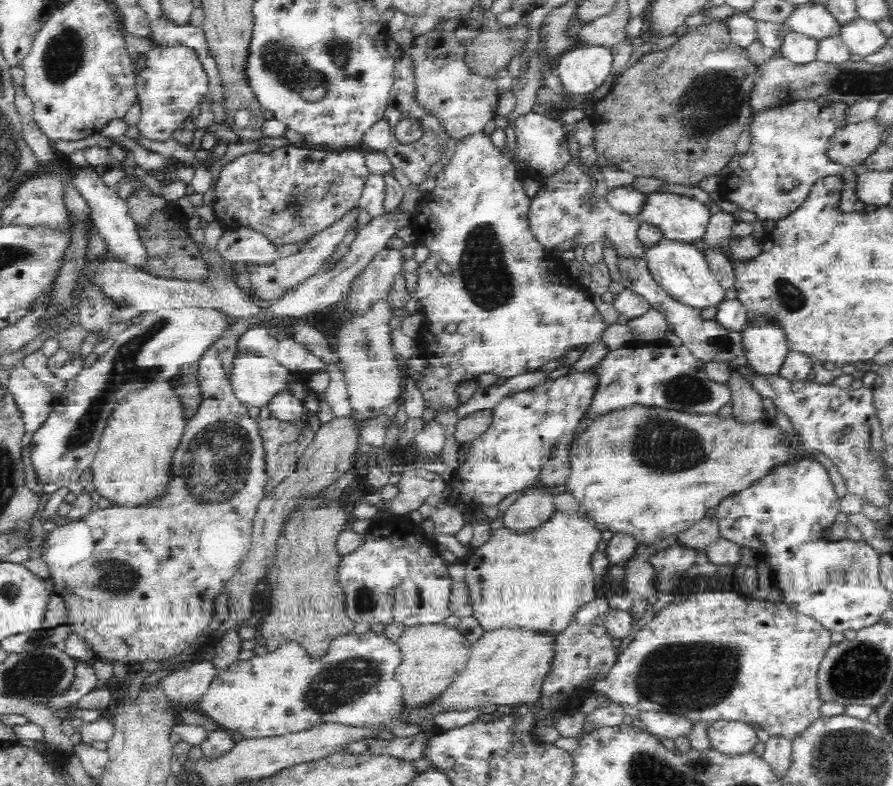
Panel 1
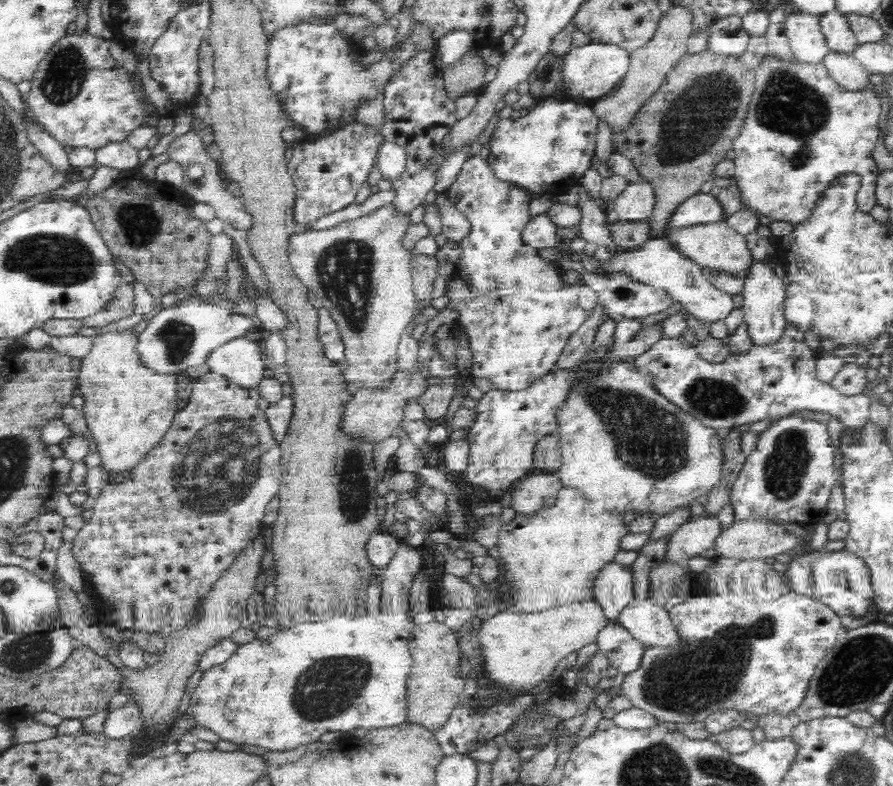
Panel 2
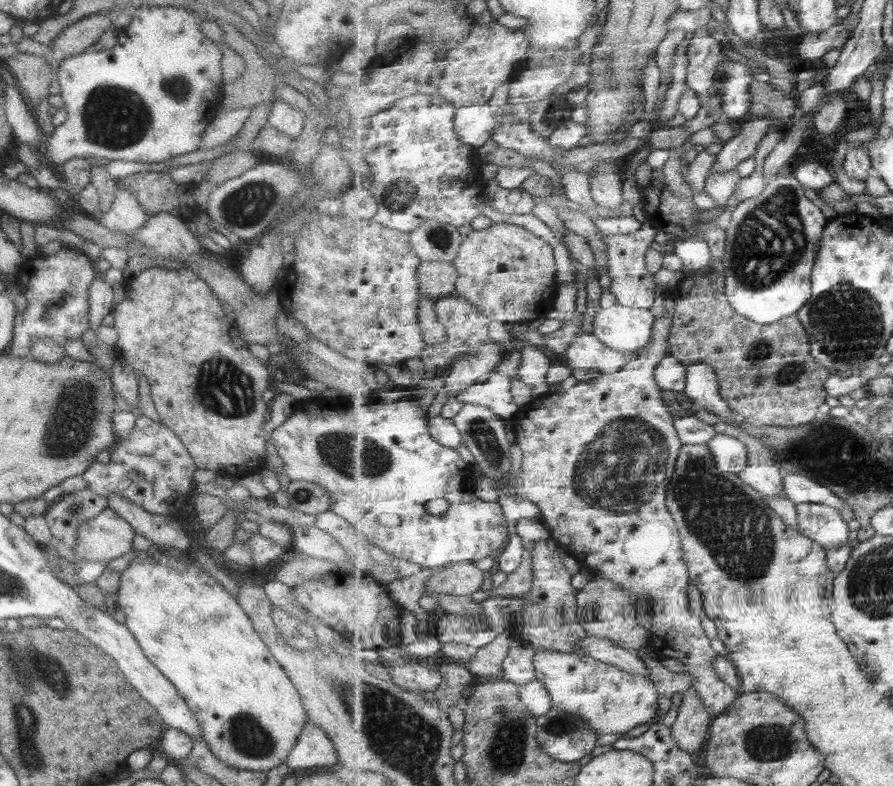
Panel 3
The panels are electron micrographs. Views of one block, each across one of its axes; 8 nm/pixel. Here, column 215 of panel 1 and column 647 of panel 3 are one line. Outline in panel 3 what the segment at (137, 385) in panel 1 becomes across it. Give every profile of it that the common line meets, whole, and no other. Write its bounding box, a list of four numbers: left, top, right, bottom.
[592,303,655,357]

